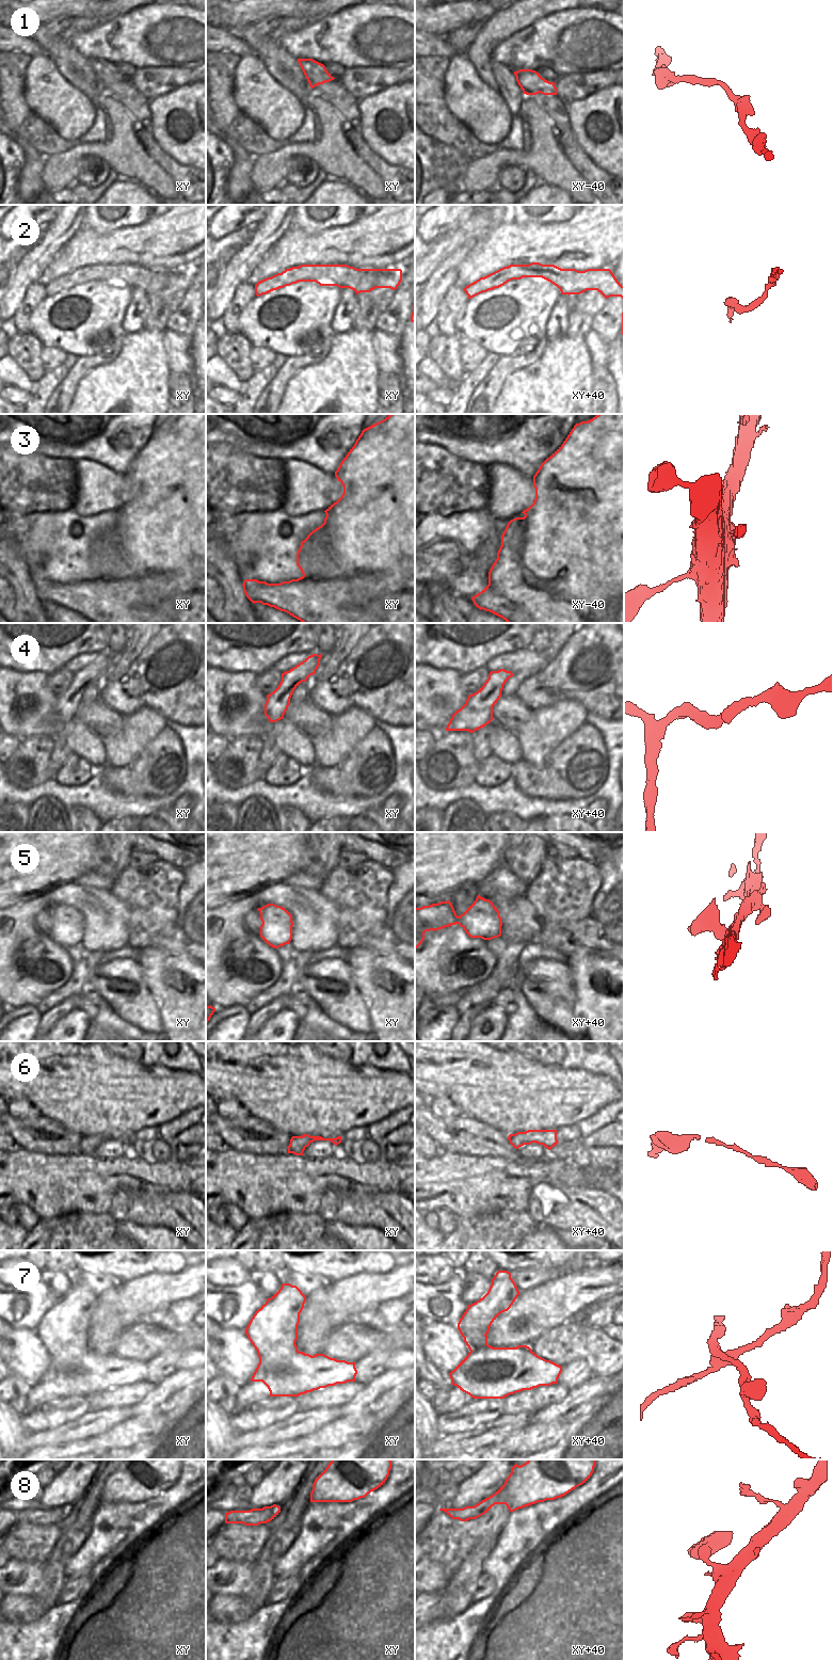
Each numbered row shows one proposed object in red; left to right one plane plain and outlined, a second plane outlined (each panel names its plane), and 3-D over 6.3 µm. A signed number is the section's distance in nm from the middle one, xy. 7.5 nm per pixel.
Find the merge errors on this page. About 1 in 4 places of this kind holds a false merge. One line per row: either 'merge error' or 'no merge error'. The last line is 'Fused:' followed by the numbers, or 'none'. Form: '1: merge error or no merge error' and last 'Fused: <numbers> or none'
1: no merge error
2: no merge error
3: merge error
4: no merge error
5: no merge error
6: no merge error
7: merge error
8: no merge error
Fused: 3, 7

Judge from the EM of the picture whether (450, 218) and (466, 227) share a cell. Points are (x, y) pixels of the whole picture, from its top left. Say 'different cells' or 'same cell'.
different cells

